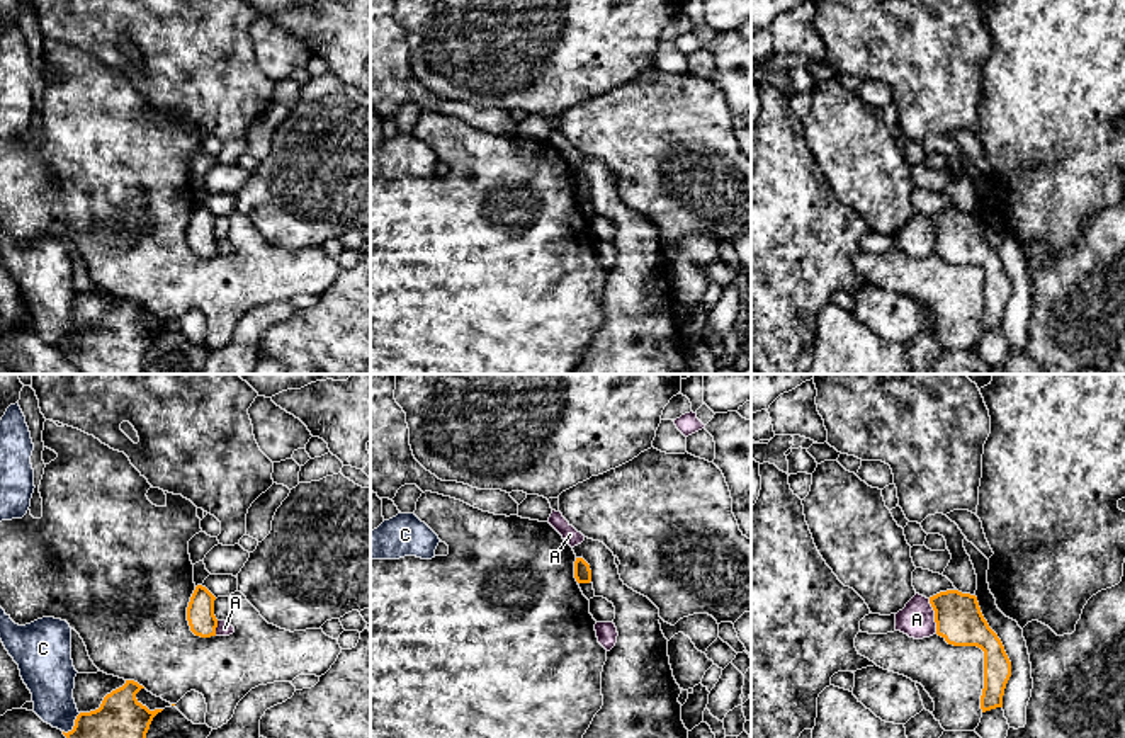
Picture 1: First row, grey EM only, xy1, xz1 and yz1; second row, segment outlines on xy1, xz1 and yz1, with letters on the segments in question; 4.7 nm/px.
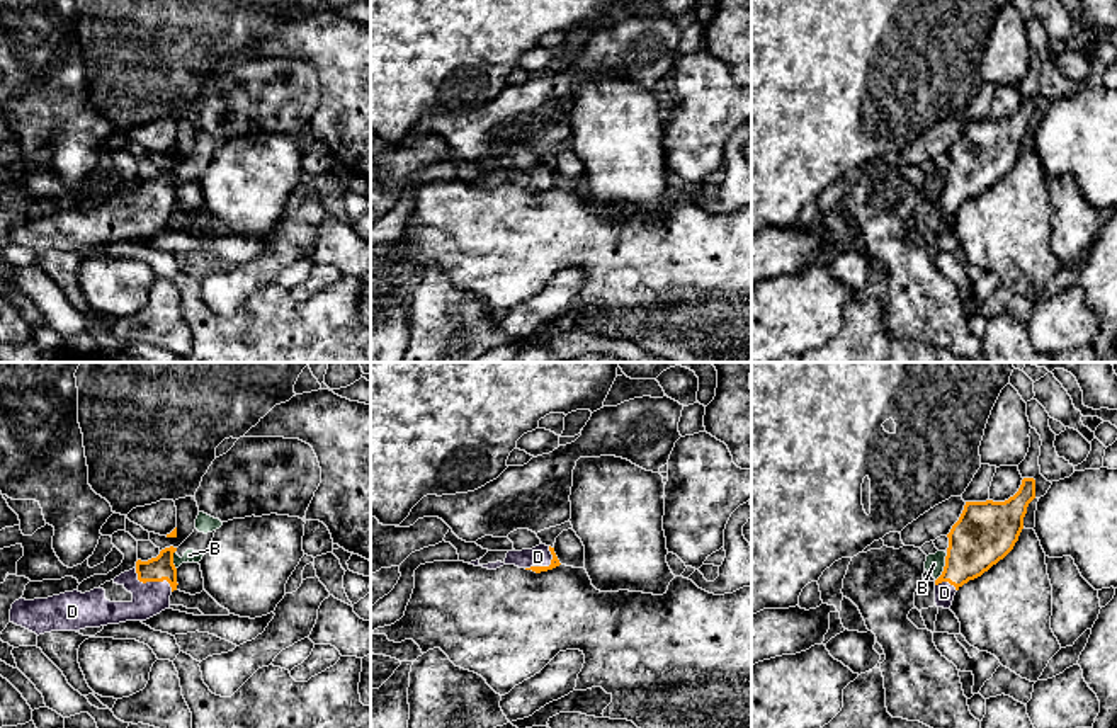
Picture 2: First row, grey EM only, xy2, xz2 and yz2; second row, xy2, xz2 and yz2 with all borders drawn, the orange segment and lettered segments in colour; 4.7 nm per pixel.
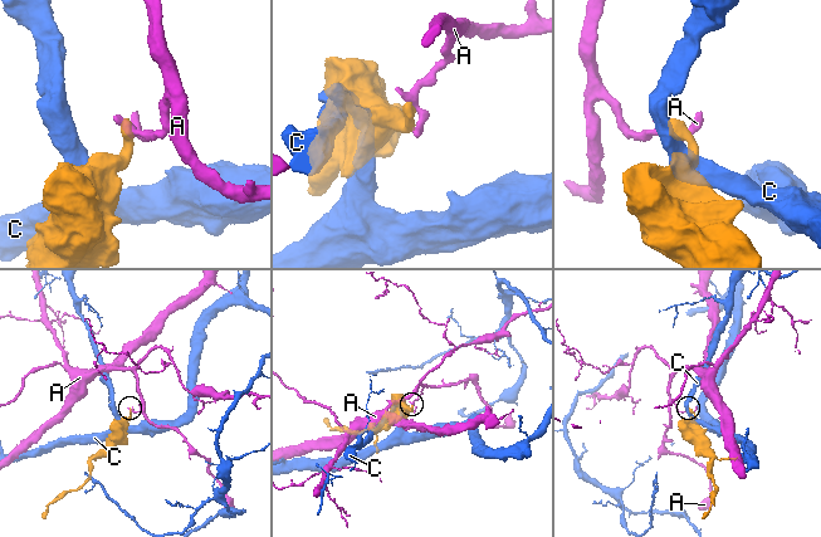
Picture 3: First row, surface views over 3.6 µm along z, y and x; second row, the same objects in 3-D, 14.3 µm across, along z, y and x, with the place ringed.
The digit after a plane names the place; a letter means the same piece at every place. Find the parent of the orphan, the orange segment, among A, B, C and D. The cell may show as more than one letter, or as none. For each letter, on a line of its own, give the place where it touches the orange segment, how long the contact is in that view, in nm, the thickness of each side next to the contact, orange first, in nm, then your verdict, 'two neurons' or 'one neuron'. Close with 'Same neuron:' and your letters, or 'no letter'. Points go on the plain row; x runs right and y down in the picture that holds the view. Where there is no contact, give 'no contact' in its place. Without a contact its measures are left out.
A: yz1 (935, 235) | 170 nm | 220/170 nm | two neurons
B: yz2 (944, 186) | 150 nm | 280/90 nm | two neurons
C: xy1 (75, 344) | 130 nm | 320/220 nm | two neurons
D: xy2 (152, 199) | 220 nm | 120/160 nm | one neuron
Same neuron: D

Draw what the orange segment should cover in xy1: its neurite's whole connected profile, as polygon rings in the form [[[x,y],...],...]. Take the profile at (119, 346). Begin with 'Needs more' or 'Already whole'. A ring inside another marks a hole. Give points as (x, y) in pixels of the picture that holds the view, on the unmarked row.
Already whole. [[[134,299],[107,313],[99,328],[80,332],[71,350],[63,354],[82,374],[146,374],[144,359],[153,337],[163,328],[150,330],[136,313],[144,308]]]

